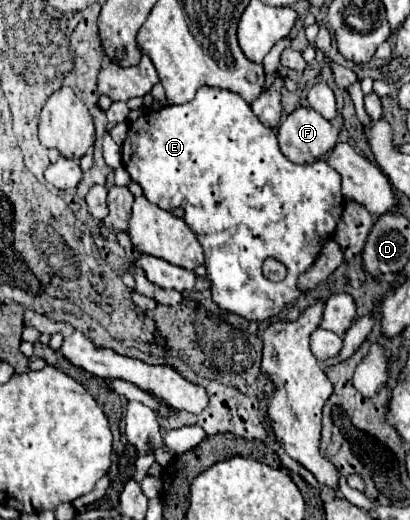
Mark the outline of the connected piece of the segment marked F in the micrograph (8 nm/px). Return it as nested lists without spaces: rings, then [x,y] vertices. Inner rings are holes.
[[[299,106],[277,132],[281,152],[295,164],[315,162],[333,150],[337,144],[335,126],[313,108]]]

